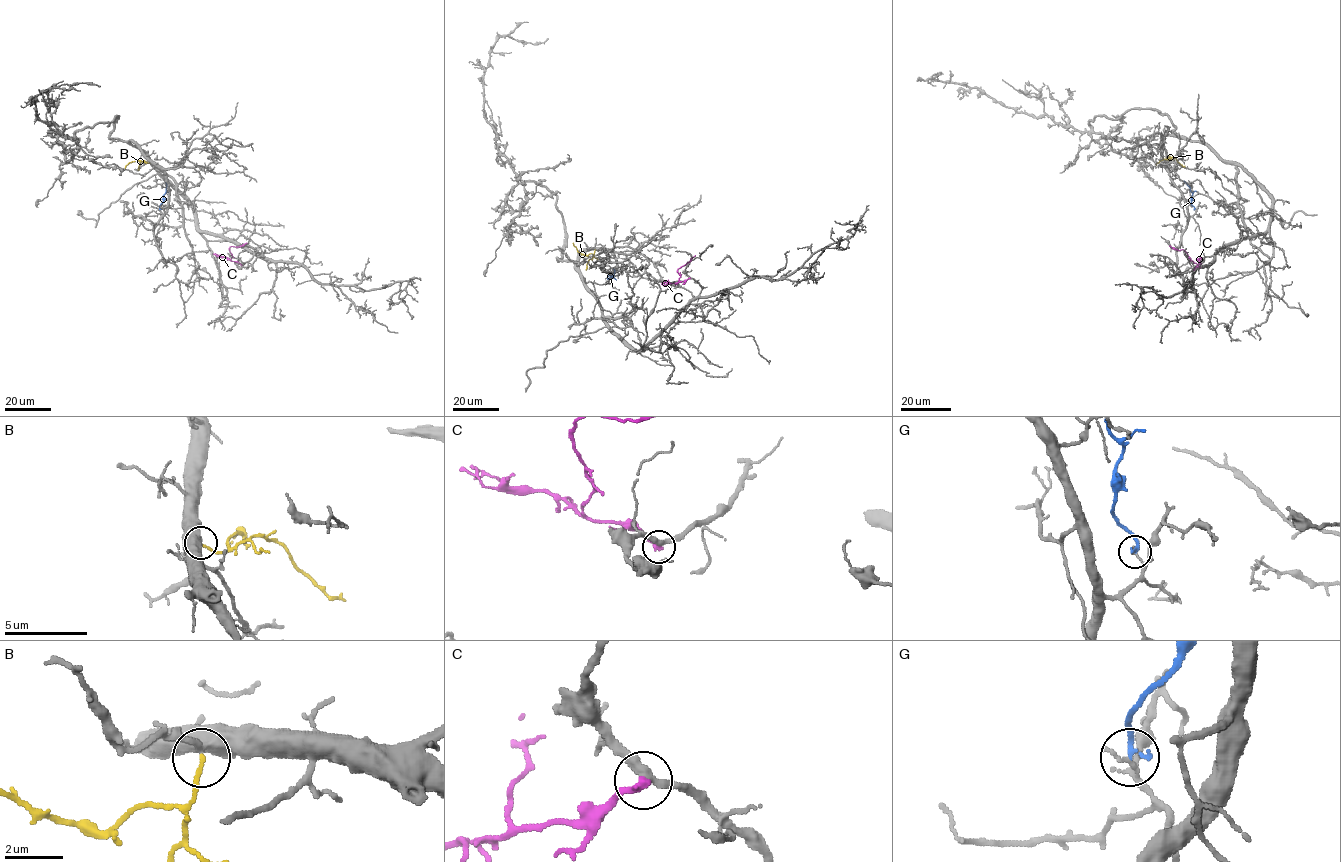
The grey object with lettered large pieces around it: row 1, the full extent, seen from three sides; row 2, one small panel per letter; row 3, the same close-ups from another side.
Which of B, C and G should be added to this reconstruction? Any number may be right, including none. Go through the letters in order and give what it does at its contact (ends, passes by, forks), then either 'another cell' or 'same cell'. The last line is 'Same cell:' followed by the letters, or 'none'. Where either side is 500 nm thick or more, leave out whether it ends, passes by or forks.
B: it ends; same cell
C: it ends; another cell
G: it ends; another cell
Same cell: B

